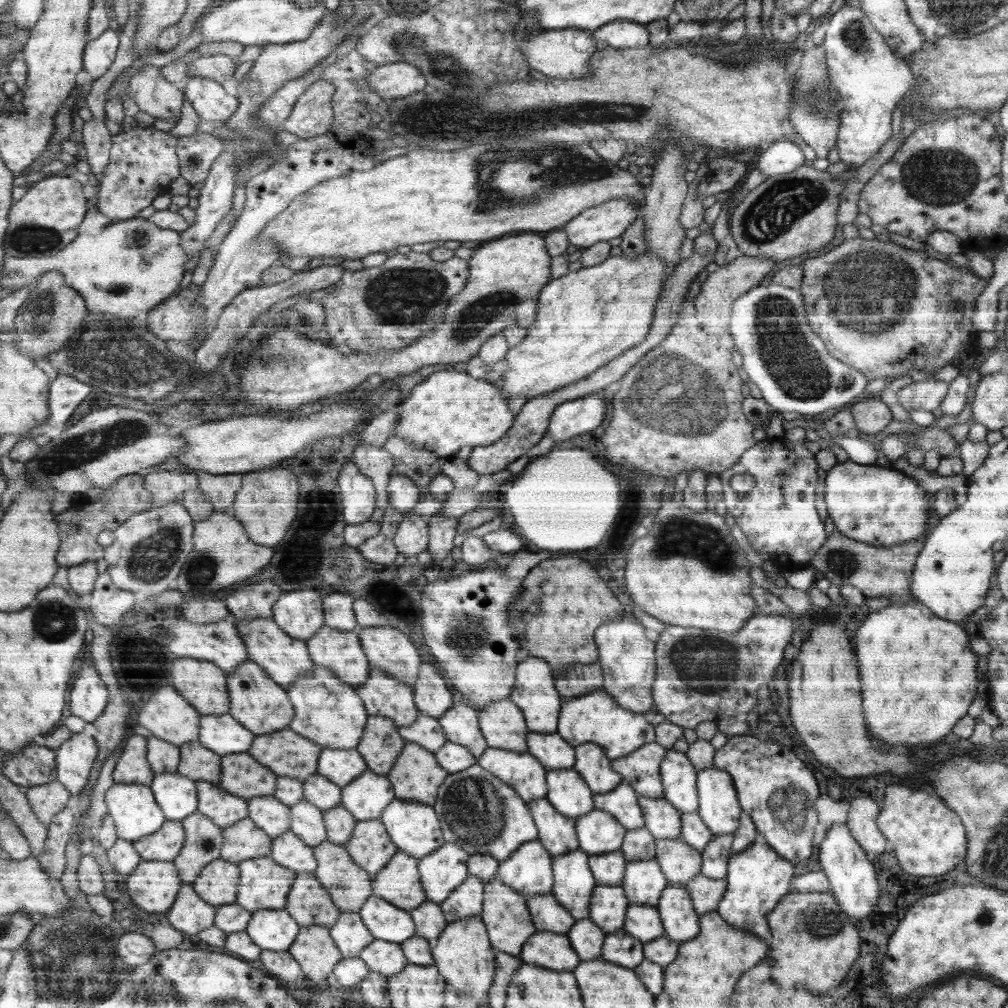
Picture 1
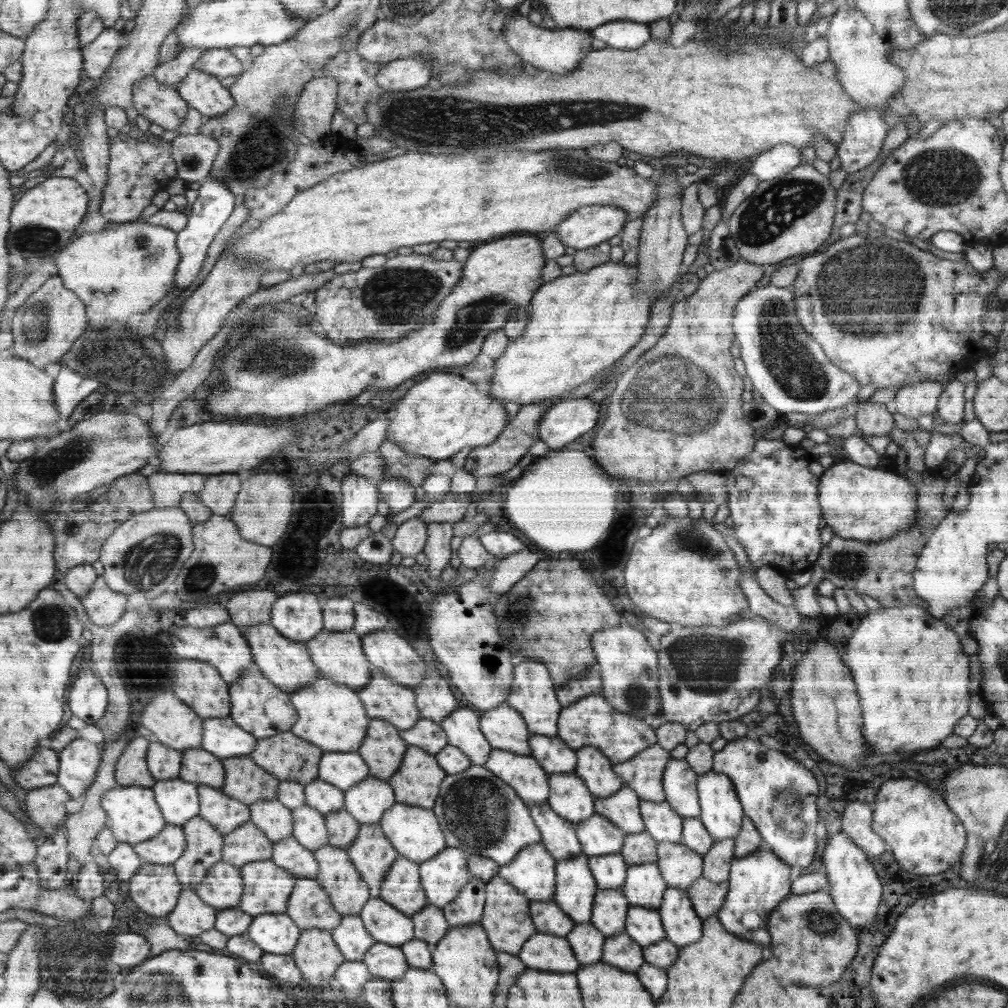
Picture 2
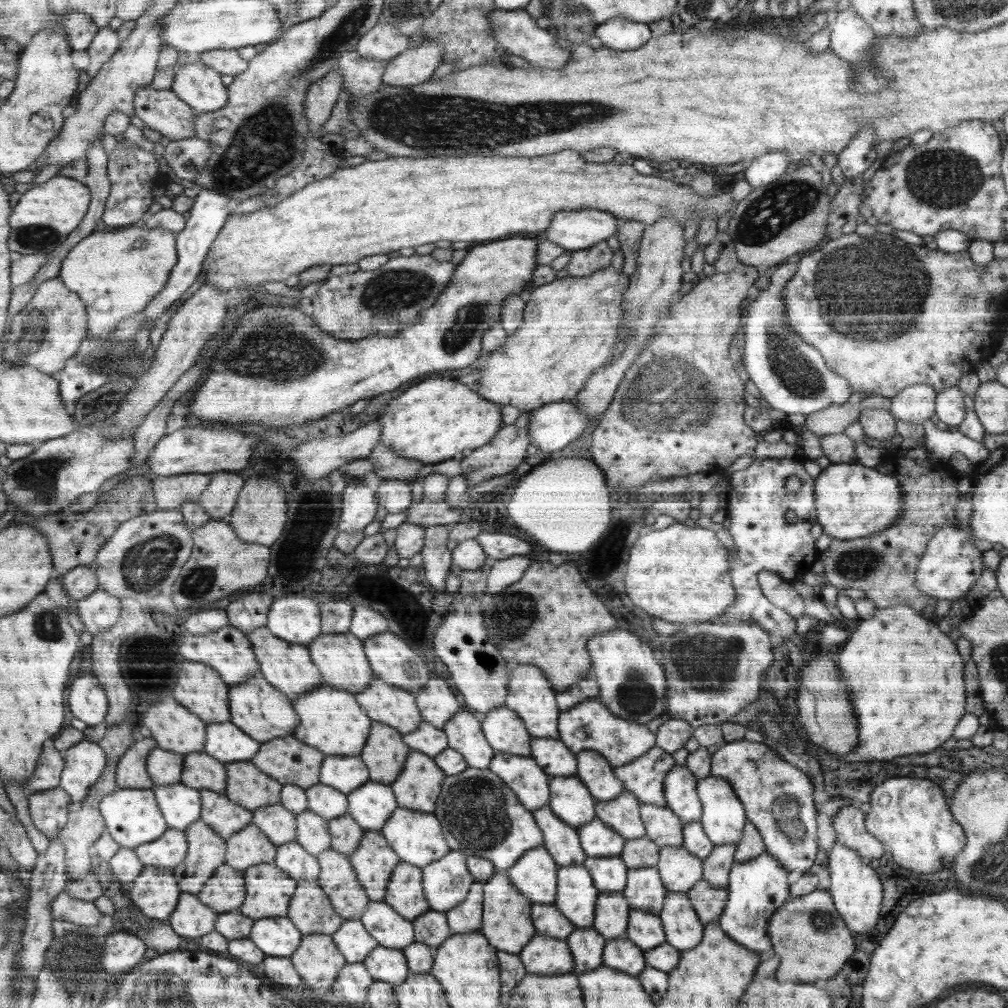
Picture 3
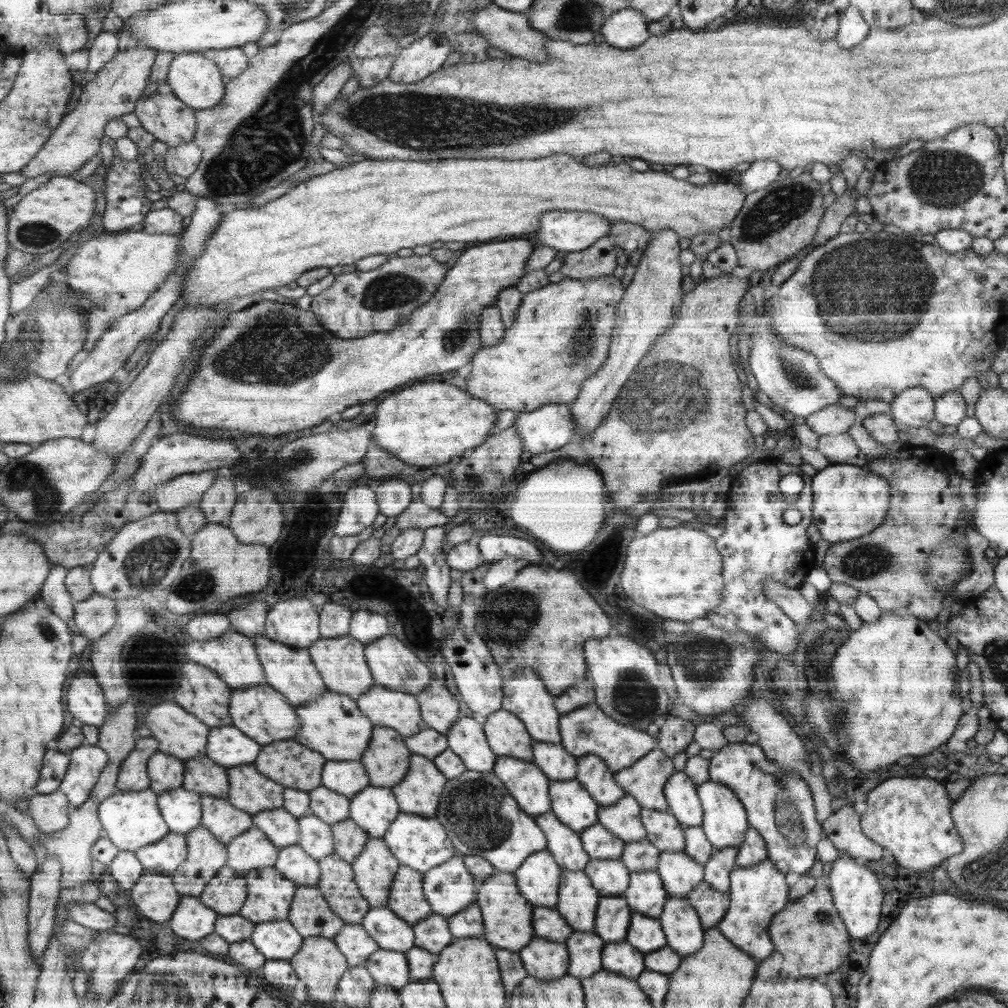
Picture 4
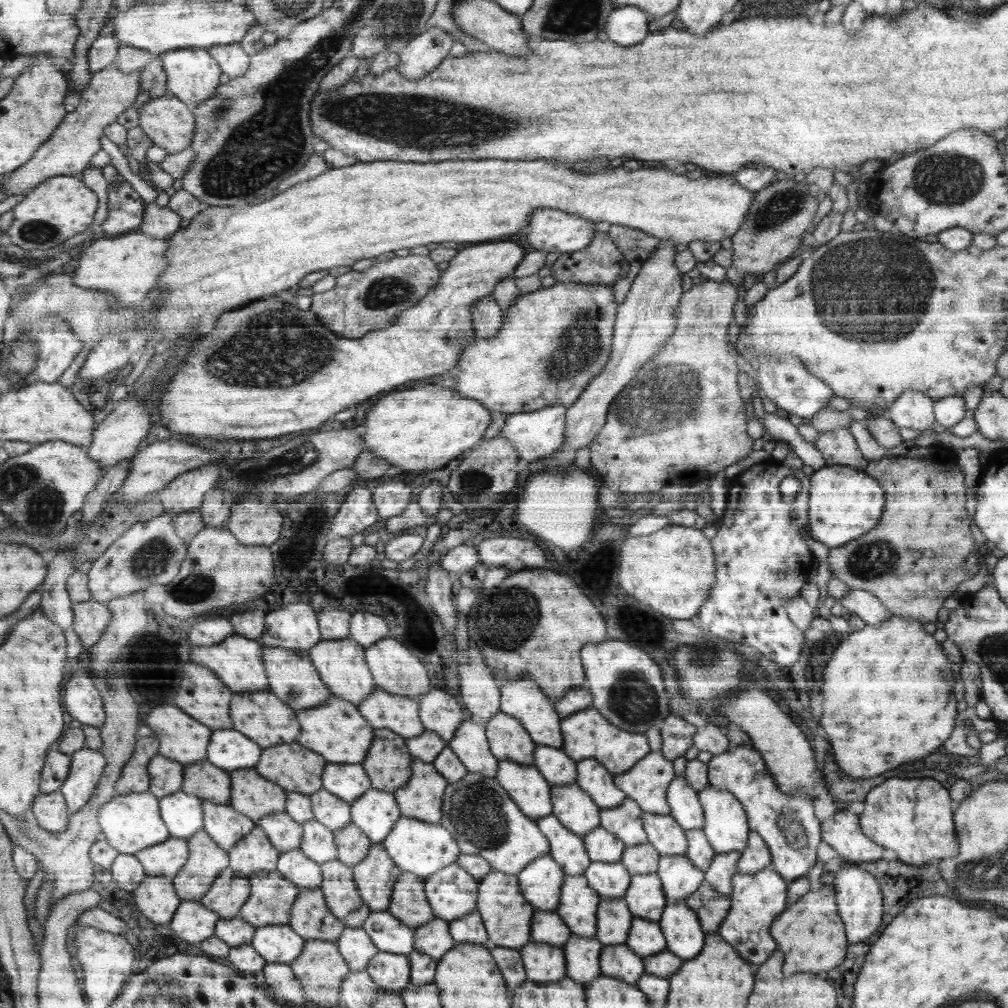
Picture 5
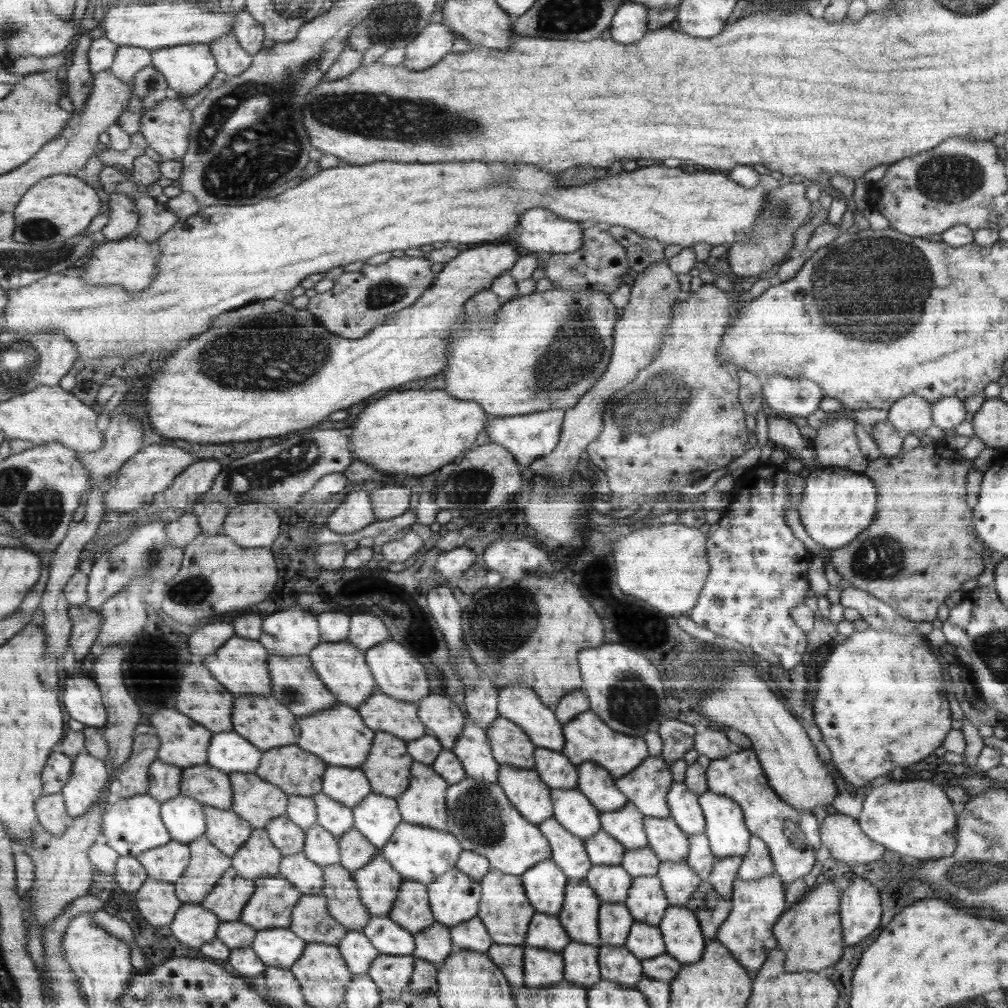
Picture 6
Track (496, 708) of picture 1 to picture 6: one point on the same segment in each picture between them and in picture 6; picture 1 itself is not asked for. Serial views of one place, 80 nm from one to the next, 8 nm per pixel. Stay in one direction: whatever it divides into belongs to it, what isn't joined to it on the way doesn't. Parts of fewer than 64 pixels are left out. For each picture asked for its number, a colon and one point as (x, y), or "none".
2: (503, 726)
3: (504, 729)
4: (506, 734)
5: (508, 740)
6: (511, 746)

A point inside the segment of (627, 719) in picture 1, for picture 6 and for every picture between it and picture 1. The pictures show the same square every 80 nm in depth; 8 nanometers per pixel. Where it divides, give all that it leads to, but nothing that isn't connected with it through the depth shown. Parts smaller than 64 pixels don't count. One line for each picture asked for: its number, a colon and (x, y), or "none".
2: (593, 721)
3: (590, 726)
4: (589, 730)
5: (588, 735)
6: (588, 738)

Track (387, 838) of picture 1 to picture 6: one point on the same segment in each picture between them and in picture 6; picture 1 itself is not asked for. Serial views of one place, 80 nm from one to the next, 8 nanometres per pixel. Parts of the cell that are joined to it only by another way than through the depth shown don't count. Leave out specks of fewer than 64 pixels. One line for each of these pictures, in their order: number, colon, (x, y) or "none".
2: (372, 852)
3: (374, 858)
4: (376, 866)
5: (376, 874)
6: (379, 882)

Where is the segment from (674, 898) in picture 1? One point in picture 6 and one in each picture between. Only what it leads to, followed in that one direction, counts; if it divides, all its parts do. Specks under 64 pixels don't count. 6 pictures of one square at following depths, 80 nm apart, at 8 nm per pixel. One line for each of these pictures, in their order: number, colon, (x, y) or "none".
2: (683, 927)
3: (683, 930)
4: (681, 923)
5: (680, 924)
6: (684, 938)

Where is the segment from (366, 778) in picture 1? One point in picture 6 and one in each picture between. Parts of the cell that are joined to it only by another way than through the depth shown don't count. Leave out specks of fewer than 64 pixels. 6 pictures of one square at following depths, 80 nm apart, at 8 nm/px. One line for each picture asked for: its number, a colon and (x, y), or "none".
2: (366, 802)
3: (370, 806)
4: (373, 810)
5: (375, 813)
6: (376, 817)

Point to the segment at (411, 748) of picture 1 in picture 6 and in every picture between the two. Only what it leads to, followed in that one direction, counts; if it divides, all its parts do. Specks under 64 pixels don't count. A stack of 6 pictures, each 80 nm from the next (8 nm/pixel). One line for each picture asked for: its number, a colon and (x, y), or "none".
2: (418, 782)
3: (421, 785)
4: (420, 793)
5: (422, 799)
6: (423, 804)

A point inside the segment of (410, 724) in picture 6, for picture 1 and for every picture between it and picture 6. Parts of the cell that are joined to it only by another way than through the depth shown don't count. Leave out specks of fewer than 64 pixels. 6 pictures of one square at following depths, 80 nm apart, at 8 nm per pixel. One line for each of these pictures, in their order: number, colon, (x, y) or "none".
1: (382, 695)
2: (384, 698)
3: (385, 703)
4: (390, 708)
5: (382, 709)

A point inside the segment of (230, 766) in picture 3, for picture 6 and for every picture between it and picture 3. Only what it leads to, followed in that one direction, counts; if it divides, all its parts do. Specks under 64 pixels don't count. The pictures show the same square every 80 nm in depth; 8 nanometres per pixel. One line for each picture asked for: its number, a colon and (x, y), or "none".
4: (251, 791)
5: (254, 796)
6: (257, 801)

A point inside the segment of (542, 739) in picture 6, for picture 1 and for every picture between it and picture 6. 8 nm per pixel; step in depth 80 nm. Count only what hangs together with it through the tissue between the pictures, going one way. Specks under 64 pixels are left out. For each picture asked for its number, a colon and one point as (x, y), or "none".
1: (536, 694)
2: (535, 697)
3: (531, 695)
4: (526, 695)
5: (523, 699)

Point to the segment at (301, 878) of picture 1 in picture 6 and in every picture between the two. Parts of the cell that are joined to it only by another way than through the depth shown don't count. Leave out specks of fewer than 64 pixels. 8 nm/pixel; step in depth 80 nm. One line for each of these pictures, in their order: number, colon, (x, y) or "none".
2: (309, 905)
3: (310, 909)
4: (310, 913)
5: (310, 916)
6: (310, 919)

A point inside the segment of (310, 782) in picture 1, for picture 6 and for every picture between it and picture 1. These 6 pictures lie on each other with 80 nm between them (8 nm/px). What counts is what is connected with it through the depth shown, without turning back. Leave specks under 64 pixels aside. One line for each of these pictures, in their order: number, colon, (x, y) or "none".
2: (326, 798)
3: (331, 804)
4: (331, 807)
5: (335, 813)
6: (335, 817)

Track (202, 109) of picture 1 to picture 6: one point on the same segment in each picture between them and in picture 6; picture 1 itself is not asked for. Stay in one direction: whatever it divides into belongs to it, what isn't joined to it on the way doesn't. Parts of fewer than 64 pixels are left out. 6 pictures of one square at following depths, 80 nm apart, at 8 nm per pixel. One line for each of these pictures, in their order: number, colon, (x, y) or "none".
2: (203, 91)
3: (195, 82)
4: (193, 78)
5: (193, 75)
6: (188, 68)

